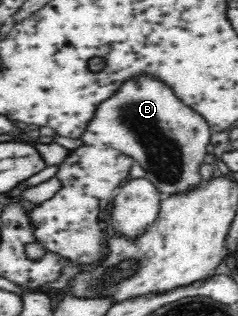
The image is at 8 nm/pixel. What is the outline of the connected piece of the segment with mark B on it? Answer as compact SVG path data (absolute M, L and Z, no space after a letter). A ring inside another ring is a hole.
M148 74L132 77L128 83L124 83L124 87L116 89L109 99L100 103L91 123L79 138L84 145L92 144L92 147L98 149L112 149L136 159L147 171L145 178L156 186L162 195L161 199L164 199L168 195L186 193L203 183L199 171L204 163L204 155L207 154L206 145L210 143L212 131L208 122L200 119L200 115L190 106L184 107L184 102L180 98L176 99L176 94L172 95L172 91L164 87L164 82L160 83L160 79L148 77Z

